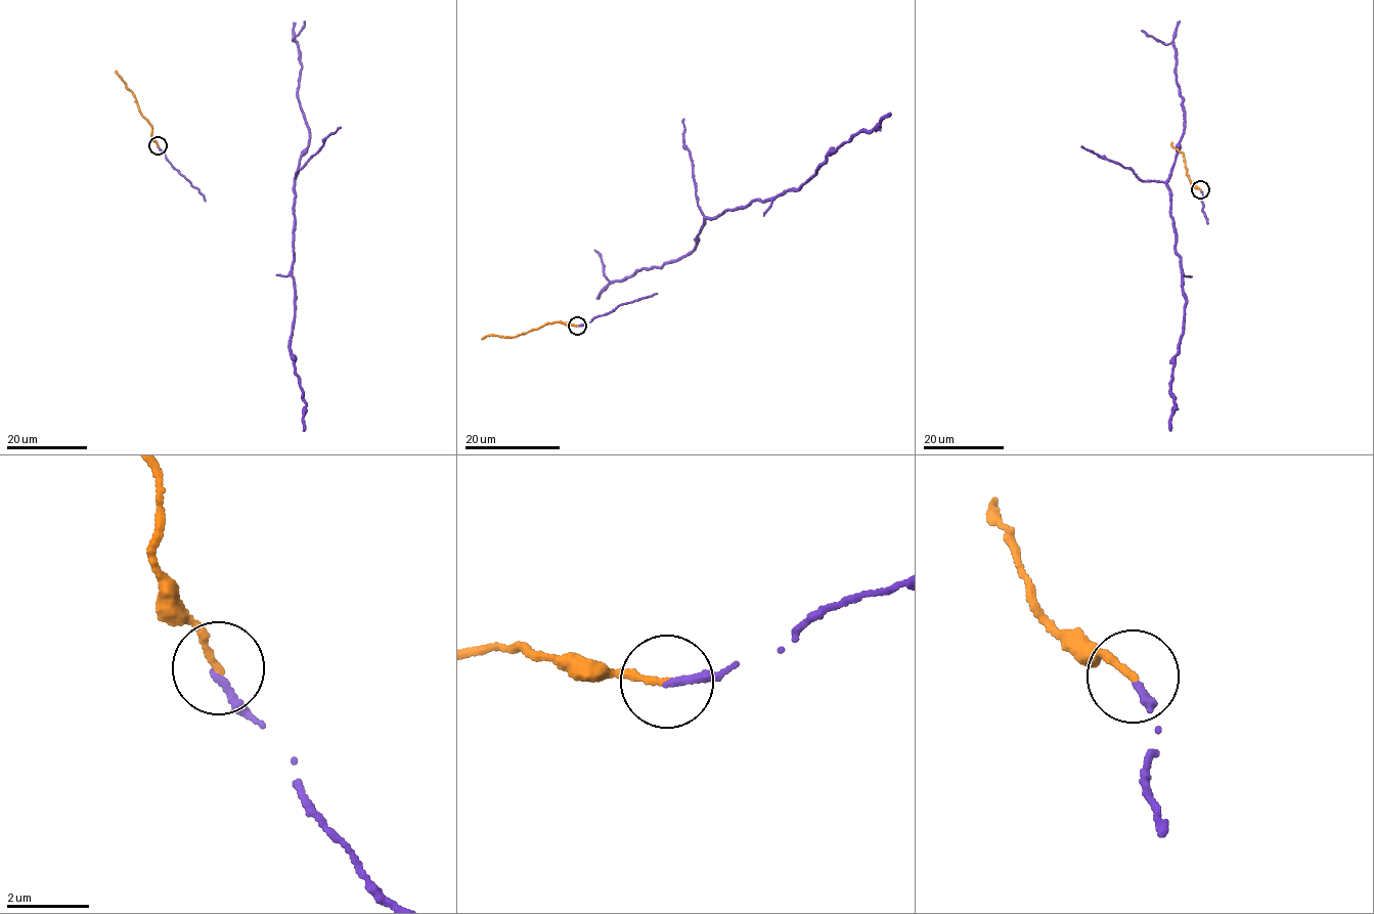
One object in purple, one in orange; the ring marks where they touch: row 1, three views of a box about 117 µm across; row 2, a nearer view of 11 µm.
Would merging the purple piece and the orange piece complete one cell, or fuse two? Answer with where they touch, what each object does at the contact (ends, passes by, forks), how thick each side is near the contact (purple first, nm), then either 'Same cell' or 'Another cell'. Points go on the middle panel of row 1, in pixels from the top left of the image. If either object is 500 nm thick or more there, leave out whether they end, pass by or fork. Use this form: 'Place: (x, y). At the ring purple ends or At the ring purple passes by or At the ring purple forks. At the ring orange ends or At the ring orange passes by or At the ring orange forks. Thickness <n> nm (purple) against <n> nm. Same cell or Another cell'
Place: (577, 325). At the ring purple ends. At the ring orange ends. Thickness 190 nm (purple) against 170 nm. Same cell

